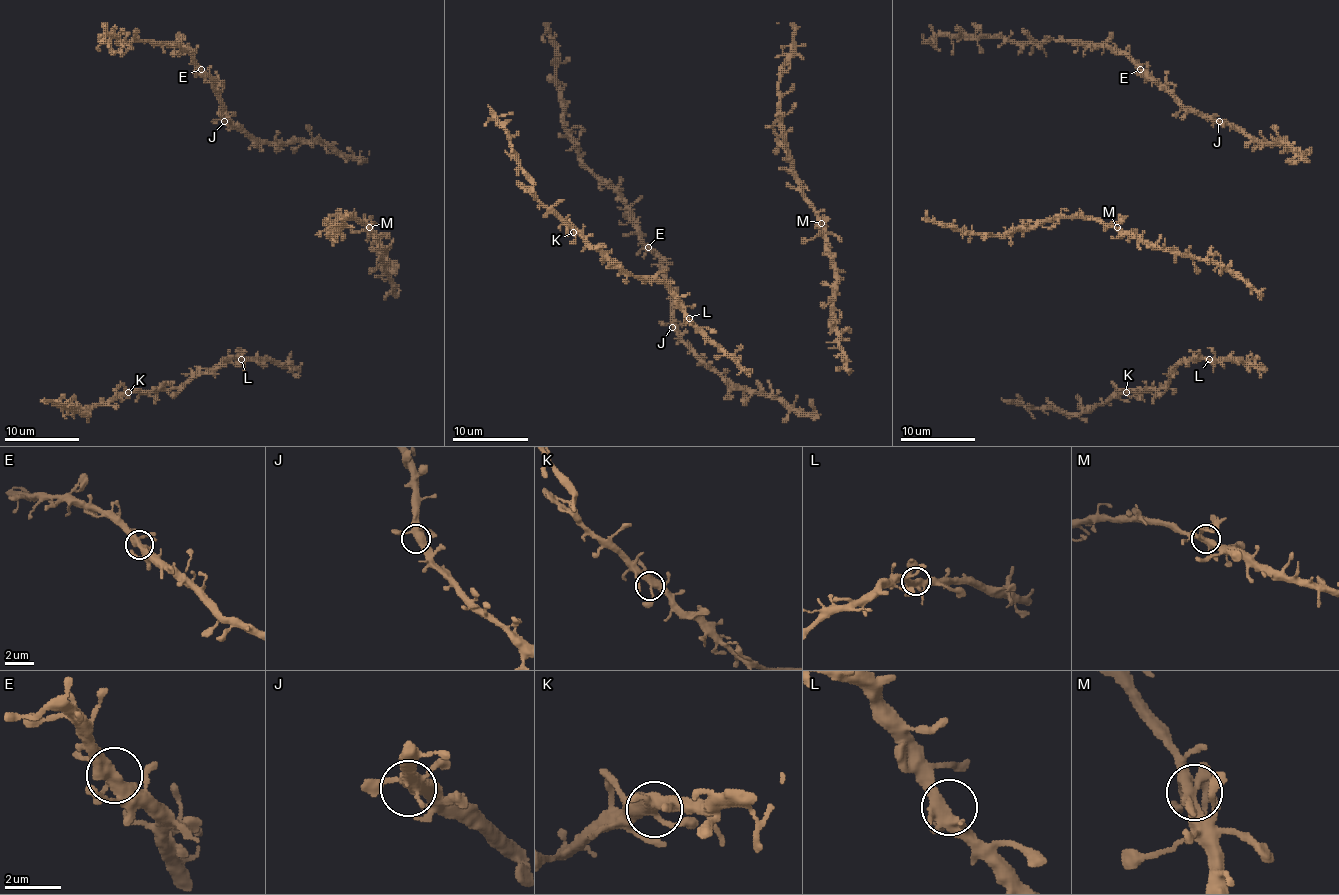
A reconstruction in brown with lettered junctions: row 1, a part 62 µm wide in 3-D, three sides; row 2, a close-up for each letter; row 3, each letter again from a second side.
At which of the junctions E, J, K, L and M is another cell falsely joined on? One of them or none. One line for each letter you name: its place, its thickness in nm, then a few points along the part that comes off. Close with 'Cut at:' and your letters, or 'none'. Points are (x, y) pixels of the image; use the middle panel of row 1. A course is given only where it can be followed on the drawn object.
Cut at: none

